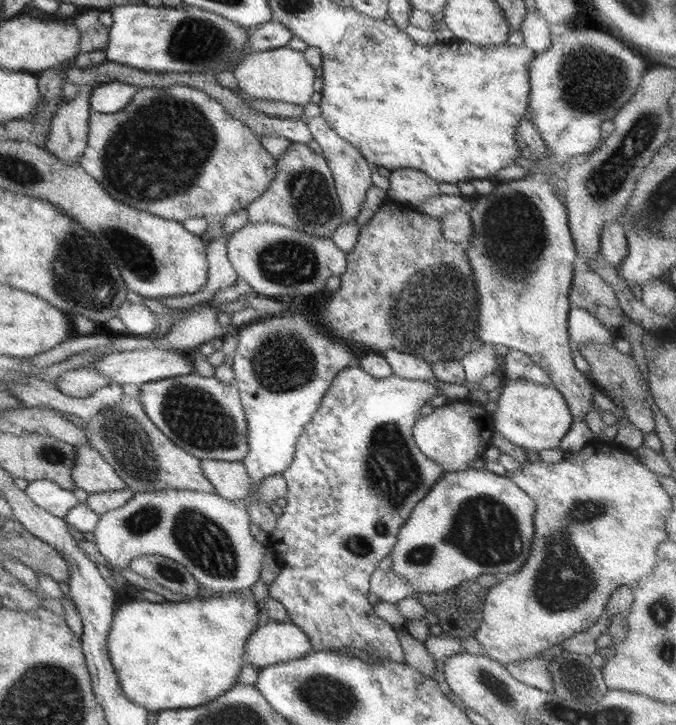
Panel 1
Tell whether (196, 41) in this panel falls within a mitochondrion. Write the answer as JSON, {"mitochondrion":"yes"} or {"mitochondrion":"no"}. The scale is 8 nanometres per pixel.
{"mitochondrion":"yes"}

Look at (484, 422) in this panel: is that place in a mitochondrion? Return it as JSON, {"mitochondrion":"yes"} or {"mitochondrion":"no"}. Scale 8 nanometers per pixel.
{"mitochondrion":"no"}

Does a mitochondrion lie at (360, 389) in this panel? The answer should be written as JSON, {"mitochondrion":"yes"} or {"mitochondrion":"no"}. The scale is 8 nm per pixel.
{"mitochondrion":"no"}

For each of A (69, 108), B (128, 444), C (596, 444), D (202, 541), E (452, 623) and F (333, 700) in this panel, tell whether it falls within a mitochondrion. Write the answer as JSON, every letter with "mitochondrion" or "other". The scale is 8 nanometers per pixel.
{"A":"other","B":"mitochondrion","C":"other","D":"mitochondrion","E":"other","F":"mitochondrion"}

